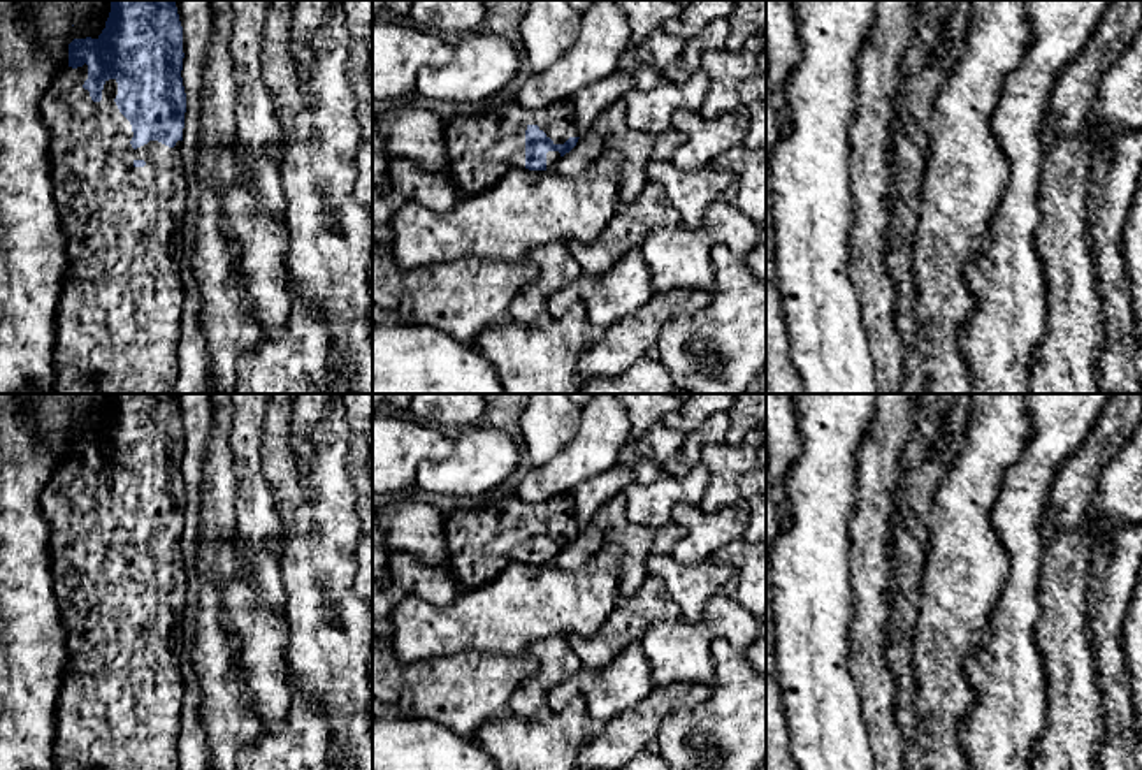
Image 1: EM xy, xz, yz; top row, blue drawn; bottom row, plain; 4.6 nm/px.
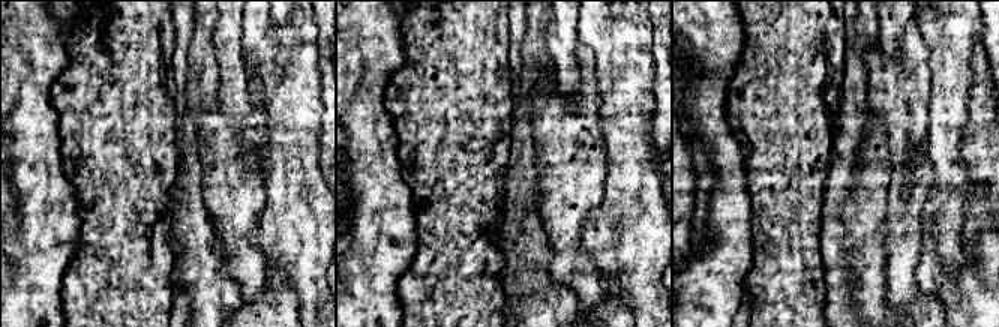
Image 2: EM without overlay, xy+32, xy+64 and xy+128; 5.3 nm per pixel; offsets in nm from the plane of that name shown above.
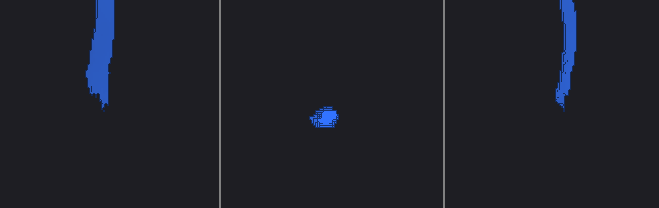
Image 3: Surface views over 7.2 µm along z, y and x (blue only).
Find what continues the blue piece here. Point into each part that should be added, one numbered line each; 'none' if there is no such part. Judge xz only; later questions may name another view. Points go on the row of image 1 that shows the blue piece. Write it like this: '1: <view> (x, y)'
1: xz (482, 148)

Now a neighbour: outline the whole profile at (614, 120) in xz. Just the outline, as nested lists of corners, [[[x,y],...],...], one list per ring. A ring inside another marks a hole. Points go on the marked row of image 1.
[[[617,100],[592,123],[585,135],[580,135],[576,146],[560,156],[552,171],[575,178],[604,151],[604,141],[610,134],[624,134],[627,128],[627,107],[624,100]]]

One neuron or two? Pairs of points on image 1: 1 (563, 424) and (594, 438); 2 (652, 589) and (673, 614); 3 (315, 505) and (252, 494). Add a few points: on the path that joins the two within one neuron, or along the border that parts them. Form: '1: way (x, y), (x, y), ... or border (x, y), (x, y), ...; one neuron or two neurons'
1: border (582, 412), (577, 433), (549, 459); two neurons
2: way (654, 595), (668, 609); one neuron
3: border (271, 489), (276, 500); two neurons

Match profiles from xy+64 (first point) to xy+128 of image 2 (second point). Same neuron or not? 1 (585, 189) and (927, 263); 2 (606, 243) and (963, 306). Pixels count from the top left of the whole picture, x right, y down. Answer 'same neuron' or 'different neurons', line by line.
1: different neurons
2: same neuron

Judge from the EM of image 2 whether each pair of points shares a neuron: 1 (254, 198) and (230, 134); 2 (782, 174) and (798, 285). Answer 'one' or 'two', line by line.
1: one
2: one

